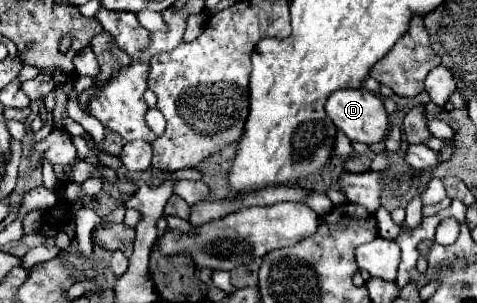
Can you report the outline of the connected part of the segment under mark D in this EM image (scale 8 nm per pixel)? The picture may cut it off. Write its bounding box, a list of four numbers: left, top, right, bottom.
[325,88,391,144]

